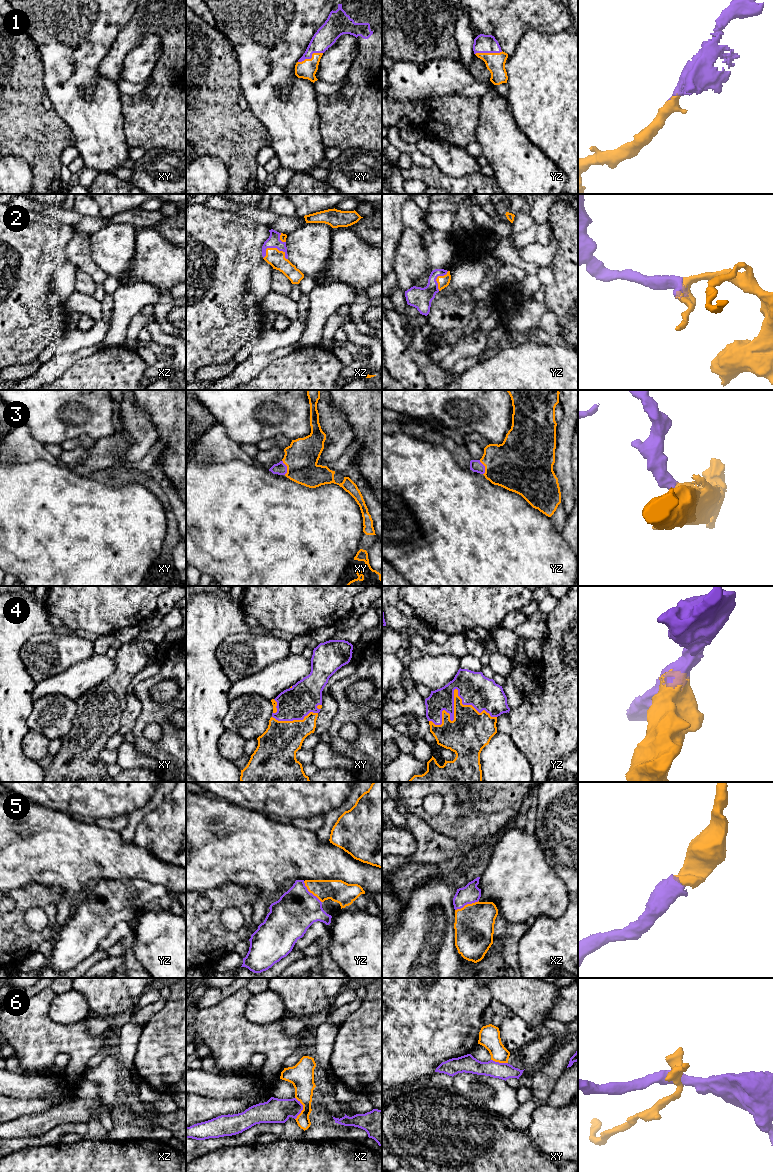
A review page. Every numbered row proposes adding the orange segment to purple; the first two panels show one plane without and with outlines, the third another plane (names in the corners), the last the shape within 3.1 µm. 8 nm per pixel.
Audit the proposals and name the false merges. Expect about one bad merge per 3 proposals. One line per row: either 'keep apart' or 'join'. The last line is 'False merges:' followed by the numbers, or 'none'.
1: join
2: join
3: join
4: join
5: join
6: keep apart
False merges: 6

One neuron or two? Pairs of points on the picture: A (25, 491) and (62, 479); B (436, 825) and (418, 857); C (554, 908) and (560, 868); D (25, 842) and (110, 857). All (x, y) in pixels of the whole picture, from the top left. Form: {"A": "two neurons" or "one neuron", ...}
{"A": "one neuron", "B": "two neurons", "C": "two neurons", "D": "one neuron"}

